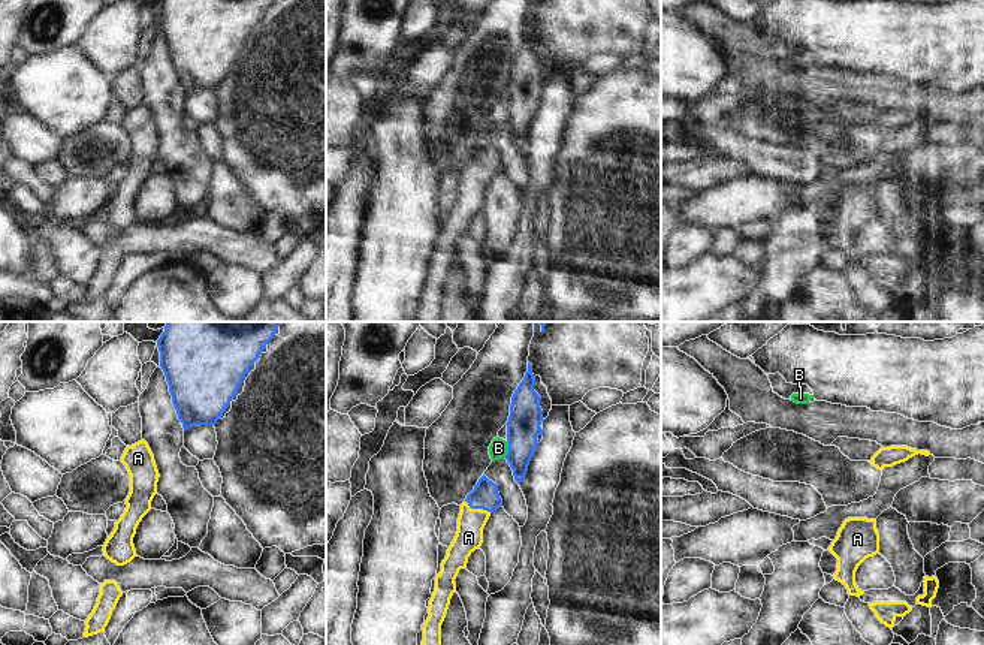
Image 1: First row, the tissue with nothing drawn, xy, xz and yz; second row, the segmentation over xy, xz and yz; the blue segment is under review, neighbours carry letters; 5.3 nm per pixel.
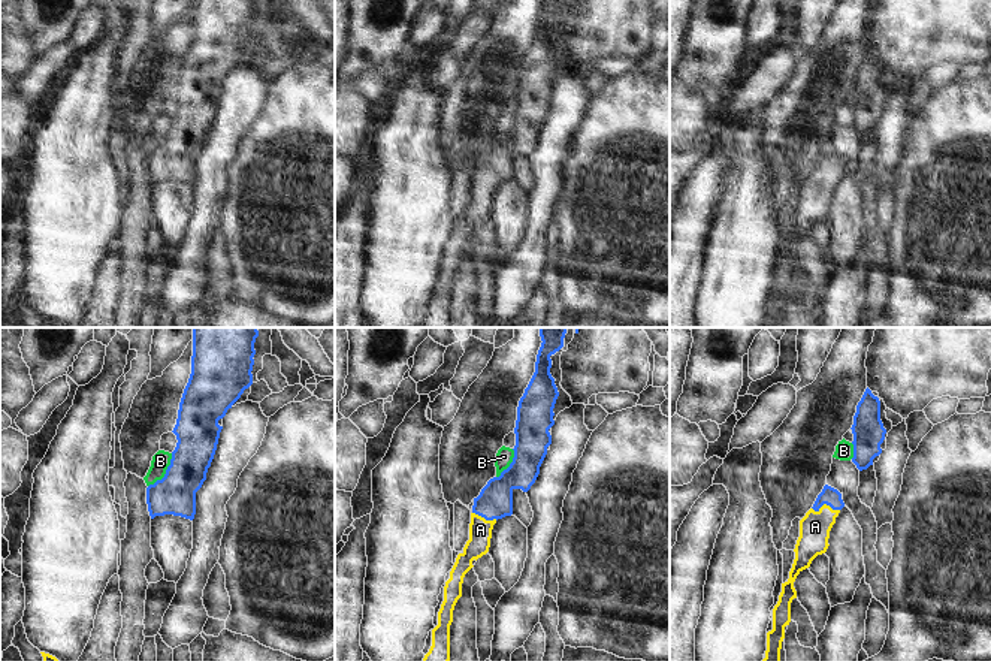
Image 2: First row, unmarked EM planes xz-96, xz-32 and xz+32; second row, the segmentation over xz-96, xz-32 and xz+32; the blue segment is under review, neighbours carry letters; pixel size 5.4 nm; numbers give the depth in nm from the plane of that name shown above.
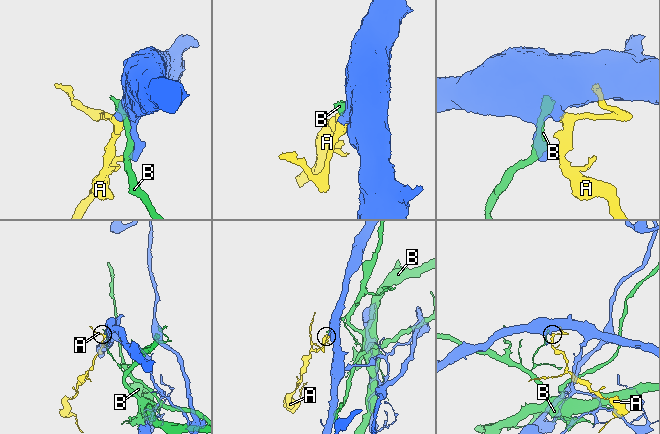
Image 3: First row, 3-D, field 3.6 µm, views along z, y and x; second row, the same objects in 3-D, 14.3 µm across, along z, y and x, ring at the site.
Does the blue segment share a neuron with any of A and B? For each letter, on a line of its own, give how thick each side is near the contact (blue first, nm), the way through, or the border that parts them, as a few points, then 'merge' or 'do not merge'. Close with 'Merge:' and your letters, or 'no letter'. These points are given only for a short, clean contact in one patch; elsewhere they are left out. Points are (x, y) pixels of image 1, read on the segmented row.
A: calibres 150 and 150 nm; way xz (485, 496), (477, 508), (470, 524), (468, 537); merge
B: calibres 180 and 100 nm; do not merge
Merge: A

